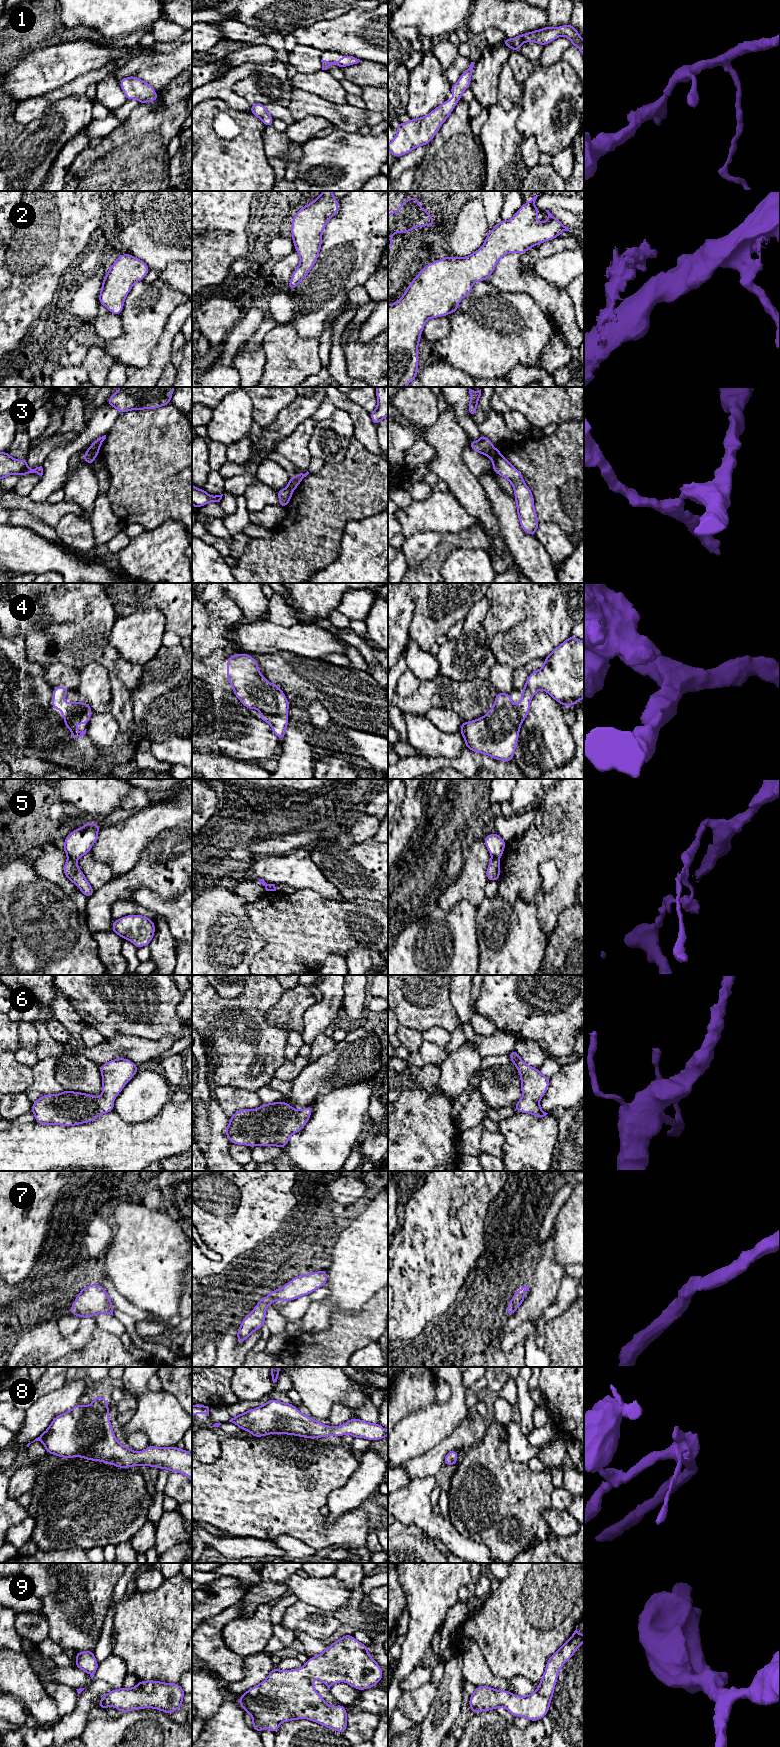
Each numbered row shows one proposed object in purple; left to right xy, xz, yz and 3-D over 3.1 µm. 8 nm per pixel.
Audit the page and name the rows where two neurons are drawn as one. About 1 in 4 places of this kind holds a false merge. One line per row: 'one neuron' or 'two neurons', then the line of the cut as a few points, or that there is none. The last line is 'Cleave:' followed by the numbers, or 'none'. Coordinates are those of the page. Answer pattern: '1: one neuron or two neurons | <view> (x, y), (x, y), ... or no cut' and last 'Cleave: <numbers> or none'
1: one neuron | no cut
2: one neuron | no cut
3: two neurons | xy (89, 447), (97, 455)
4: one neuron | no cut
5: two neurons | xy (68, 857), (75, 861)
6: one neuron | no cut
7: one neuron | no cut
8: one neuron | no cut
9: one neuron | no cut
Cleave: 3, 5

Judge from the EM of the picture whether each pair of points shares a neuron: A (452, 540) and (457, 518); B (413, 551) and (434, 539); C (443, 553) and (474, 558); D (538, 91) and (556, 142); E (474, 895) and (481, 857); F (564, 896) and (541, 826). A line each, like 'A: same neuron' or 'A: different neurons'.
A: different neurons
B: same neuron
C: different neurons
D: same neuron
E: same neuron
F: same neuron

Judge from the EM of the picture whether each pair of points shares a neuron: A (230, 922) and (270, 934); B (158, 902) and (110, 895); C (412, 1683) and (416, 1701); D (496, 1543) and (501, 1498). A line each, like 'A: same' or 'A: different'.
A: different
B: different
C: different
D: same

